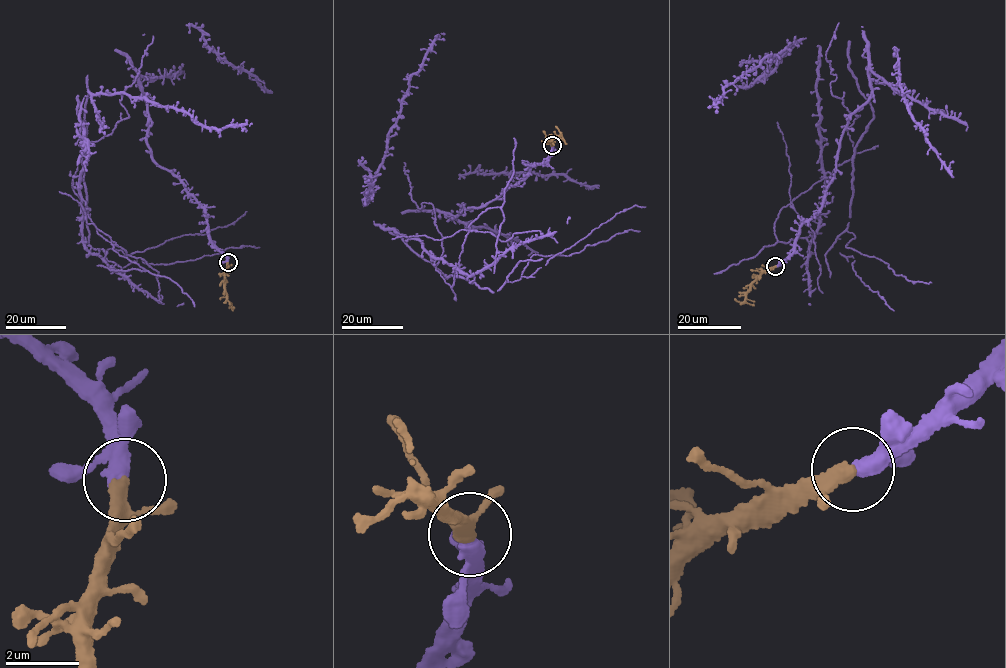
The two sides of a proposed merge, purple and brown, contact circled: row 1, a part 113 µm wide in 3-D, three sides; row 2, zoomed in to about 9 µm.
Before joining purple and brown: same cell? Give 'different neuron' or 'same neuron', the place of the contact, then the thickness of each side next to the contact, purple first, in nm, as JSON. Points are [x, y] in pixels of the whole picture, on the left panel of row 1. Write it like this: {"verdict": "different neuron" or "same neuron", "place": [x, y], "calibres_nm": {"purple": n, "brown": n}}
{"verdict": "same neuron", "place": [228, 262], "calibres_nm": {"purple": 340, "brown": 280}}

